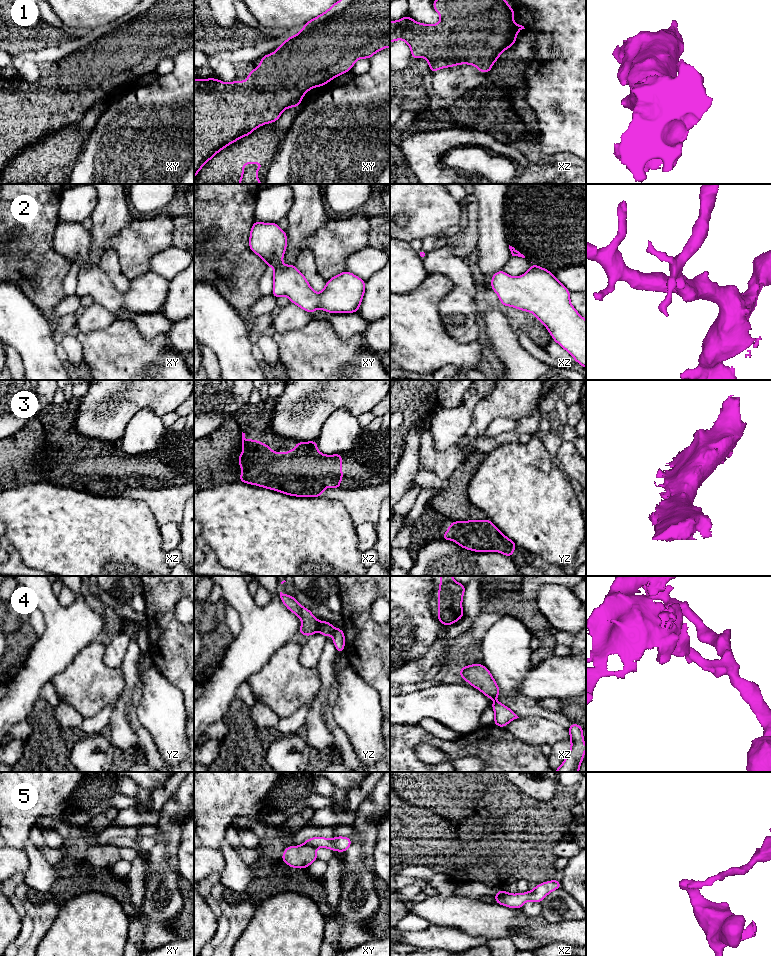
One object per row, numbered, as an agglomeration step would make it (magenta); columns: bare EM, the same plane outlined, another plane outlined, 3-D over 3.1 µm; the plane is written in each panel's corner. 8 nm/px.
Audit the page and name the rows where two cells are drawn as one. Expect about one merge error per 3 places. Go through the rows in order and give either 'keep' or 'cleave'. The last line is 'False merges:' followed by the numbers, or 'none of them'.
1: keep
2: keep
3: keep
4: cleave
5: cleave
False merges: 4, 5

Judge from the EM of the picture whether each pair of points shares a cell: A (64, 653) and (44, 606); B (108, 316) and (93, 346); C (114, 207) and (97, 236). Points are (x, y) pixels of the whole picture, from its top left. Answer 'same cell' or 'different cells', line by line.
A: same cell
B: different cells
C: same cell

